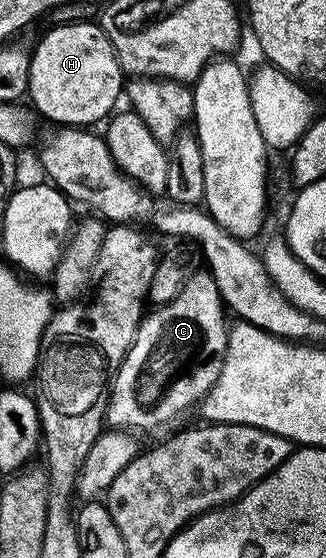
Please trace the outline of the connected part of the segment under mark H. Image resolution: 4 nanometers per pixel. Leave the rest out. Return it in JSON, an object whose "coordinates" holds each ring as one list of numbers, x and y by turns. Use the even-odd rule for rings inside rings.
{"coordinates":[[76,21,74,23,61,23,52,26,52,31,40,41,36,47,33,47,31,51,31,76,29,77,29,85,27,90,29,92,29,100,31,99,30,106,36,111,39,110,41,114,47,119,52,119,53,122,57,123,55,125,66,125,68,128,86,128,87,123,95,123,98,119,106,120,108,116,116,110,115,102,121,99,121,96,125,91,125,74,119,67,118,58,115,55,114,46,110,43,109,37,102,31,98,22,91,21]]}

